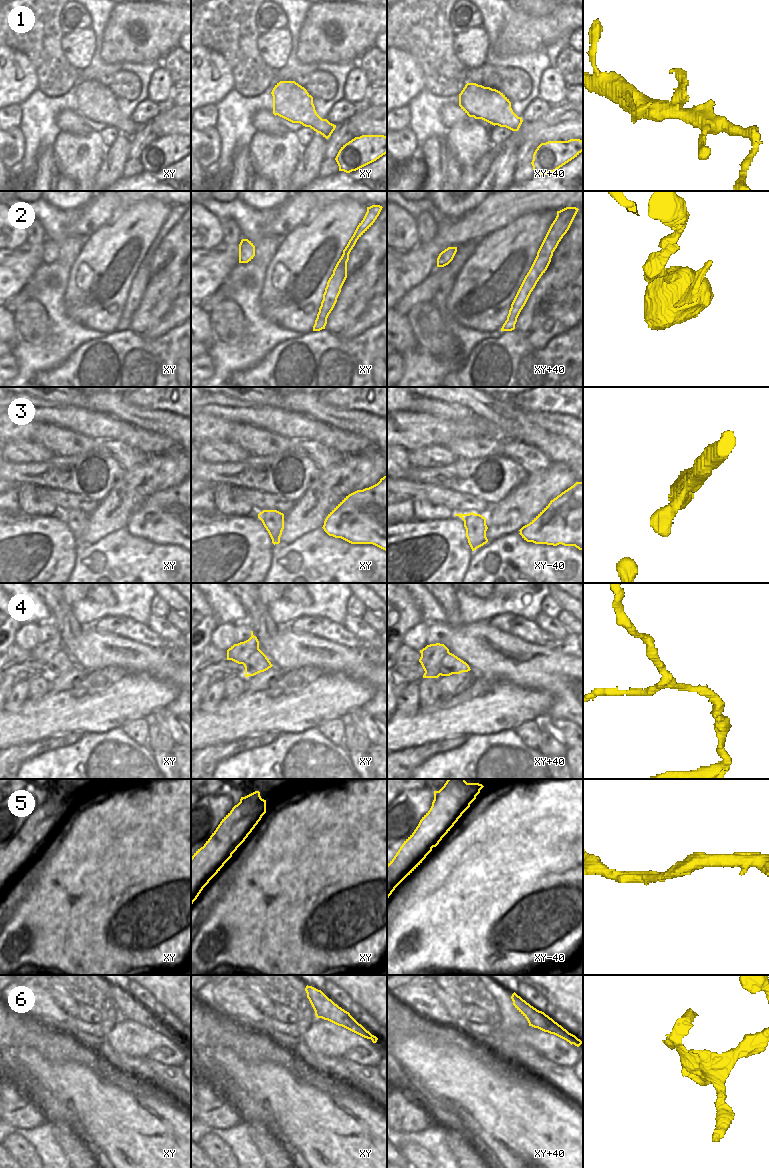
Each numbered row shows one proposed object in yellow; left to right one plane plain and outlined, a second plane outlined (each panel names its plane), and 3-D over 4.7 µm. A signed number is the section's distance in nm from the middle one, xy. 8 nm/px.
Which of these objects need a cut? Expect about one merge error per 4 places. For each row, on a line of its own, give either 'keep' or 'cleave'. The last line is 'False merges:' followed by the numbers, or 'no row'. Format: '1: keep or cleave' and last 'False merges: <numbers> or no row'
1: keep
2: keep
3: keep
4: cleave
5: keep
6: keep
False merges: 4

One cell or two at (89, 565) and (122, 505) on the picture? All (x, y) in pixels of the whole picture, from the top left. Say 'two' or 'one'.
two

